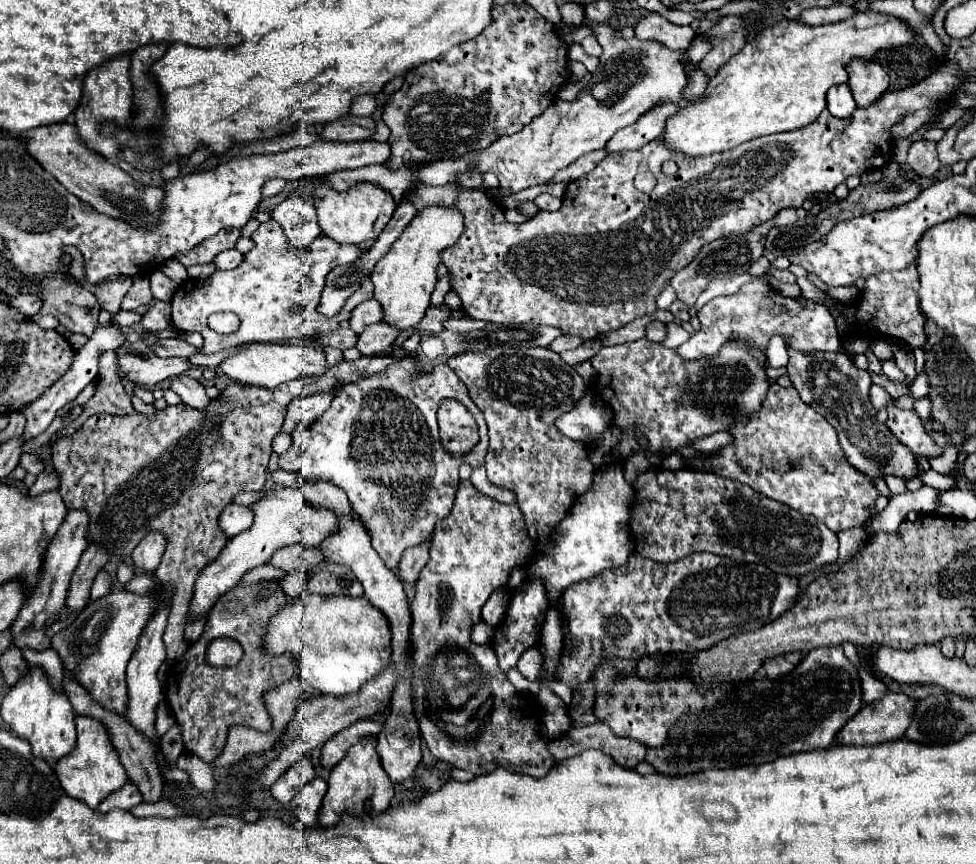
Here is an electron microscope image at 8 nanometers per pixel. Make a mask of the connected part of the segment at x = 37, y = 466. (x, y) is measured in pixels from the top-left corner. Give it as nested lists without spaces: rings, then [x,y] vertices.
[[[21,454],[21,458],[19,458],[19,466],[21,468],[25,468],[27,472],[31,472],[31,474],[41,474],[43,472],[43,462],[39,460],[39,456],[37,454]]]

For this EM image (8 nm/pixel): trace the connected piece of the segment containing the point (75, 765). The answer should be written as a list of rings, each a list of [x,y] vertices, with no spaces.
[[[77,716],[75,722],[77,722],[77,746],[73,748],[73,752],[69,752],[55,764],[55,774],[67,796],[83,800],[89,808],[95,808],[105,796],[119,790],[129,778],[117,758],[115,748],[111,746],[107,730],[103,730],[103,726],[97,720],[91,720],[87,716]]]

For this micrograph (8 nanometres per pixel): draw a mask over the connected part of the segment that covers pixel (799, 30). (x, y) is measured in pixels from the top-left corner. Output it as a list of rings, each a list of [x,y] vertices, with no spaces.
[[[873,10],[855,12],[847,20],[821,26],[809,26],[799,20],[781,20],[777,24],[765,26],[747,42],[745,50],[739,50],[739,54],[733,56],[721,68],[721,72],[717,72],[717,76],[709,82],[703,98],[685,102],[685,106],[673,118],[669,118],[665,126],[665,142],[669,148],[681,150],[689,156],[709,156],[715,152],[731,150],[757,136],[799,130],[815,122],[817,116],[825,110],[827,90],[835,84],[847,82],[847,64],[853,58],[873,60],[881,50],[887,52],[909,44],[915,44],[915,30],[905,20]]]

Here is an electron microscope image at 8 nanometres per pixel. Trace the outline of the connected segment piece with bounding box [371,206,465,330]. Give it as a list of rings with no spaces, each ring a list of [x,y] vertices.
[[[427,206],[423,212],[415,214],[413,222],[409,222],[401,238],[393,242],[389,252],[377,262],[377,268],[373,268],[371,274],[371,282],[375,284],[375,298],[381,302],[385,312],[383,322],[399,330],[407,330],[423,318],[437,282],[441,250],[453,246],[463,228],[463,218],[461,212],[457,212],[457,208]]]

